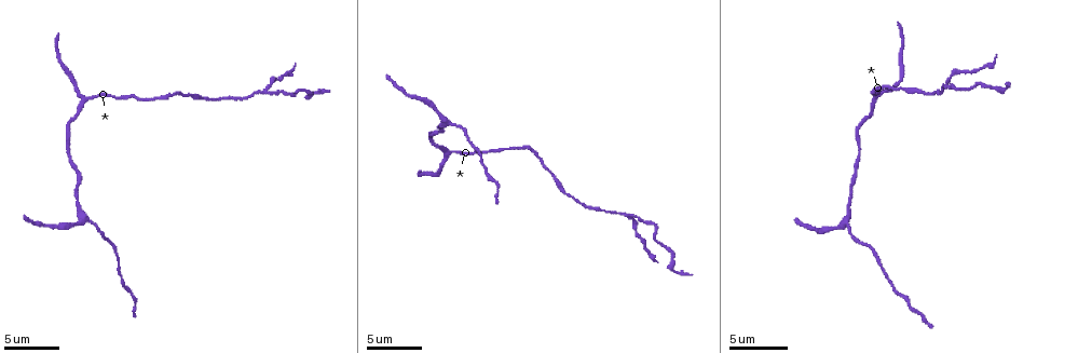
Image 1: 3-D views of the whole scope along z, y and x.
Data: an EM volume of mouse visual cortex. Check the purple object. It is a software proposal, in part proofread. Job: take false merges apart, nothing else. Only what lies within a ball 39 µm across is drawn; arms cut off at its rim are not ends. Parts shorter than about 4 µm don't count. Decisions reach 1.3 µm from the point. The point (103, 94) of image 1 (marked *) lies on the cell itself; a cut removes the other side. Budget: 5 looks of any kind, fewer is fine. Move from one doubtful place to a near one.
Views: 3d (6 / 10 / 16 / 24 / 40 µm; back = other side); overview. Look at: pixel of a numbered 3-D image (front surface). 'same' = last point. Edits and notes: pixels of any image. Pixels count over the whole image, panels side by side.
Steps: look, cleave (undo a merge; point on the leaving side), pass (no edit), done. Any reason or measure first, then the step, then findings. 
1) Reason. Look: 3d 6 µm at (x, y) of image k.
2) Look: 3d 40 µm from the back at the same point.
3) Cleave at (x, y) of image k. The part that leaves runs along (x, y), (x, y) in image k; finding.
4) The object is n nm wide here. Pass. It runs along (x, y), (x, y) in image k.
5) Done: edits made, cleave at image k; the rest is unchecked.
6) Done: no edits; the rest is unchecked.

Branch point. Look: 3d 6 µm at (84, 220) of image 1.

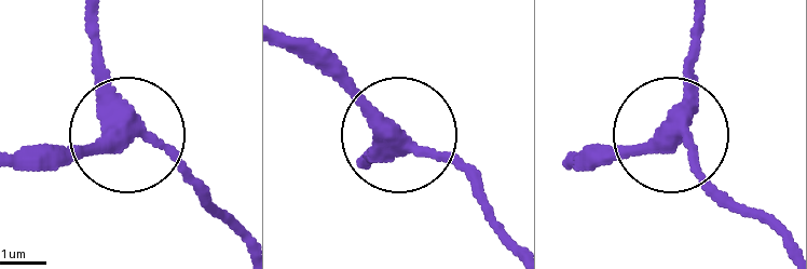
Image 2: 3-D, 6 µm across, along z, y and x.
Other side. Look: 3d 6 µm from the back at (402, 141) of image 2.

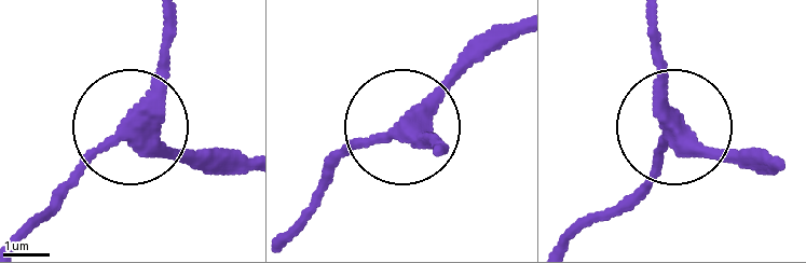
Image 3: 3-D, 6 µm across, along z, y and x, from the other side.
Pass. It runs along (161, 19), (161, 78), (134, 120), (173, 147), (215, 147) in image 3; one cell here.

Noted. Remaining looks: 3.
Sudden change in width. Look: 3d 10 µm at (205, 98) of image 1.

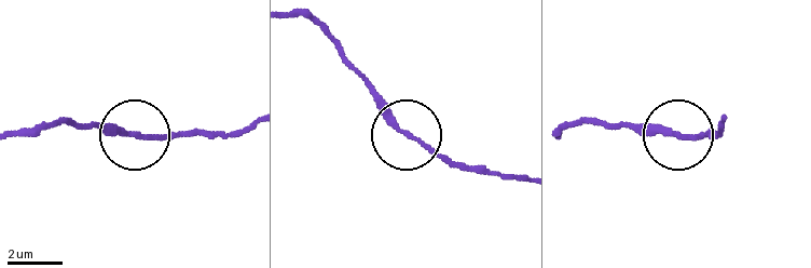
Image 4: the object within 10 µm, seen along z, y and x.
Pass. It runs along (19, 132), (47, 122), (106, 122), (138, 136), (184, 136) in image 4; all the same cell.

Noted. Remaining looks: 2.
Three arms meet. Look: 3d 10 µm at (446, 152) of image 1.

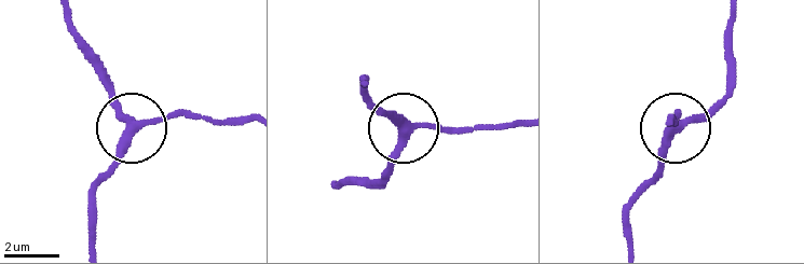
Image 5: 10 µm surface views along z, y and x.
3 arms meet here. Pass. It runs along (178, 112), (132, 126), (106, 86) in image 5; one cell here.

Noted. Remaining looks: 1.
Done: no edits; the rest is unchecked.

